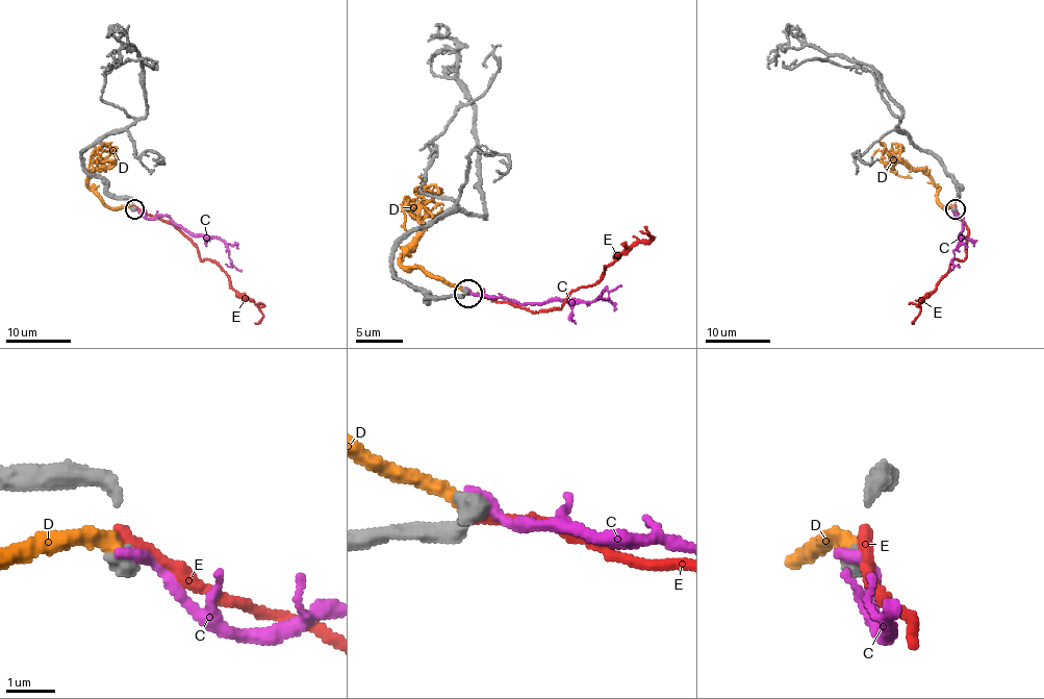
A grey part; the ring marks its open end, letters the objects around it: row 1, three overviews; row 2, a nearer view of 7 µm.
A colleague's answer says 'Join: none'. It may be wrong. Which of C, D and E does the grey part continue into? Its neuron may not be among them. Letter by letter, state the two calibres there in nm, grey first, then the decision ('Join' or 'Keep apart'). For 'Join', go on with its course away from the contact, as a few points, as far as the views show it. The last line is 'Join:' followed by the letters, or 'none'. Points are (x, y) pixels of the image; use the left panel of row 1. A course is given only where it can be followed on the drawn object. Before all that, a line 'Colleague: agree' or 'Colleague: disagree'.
Colleague: agree
C: Thickness 400 nm (grey) against 240 nm. Keep apart
D: Thickness 400 nm (grey) against 340 nm. Keep apart
E: Thickness 400 nm (grey) against 280 nm. Keep apart
Join: none

